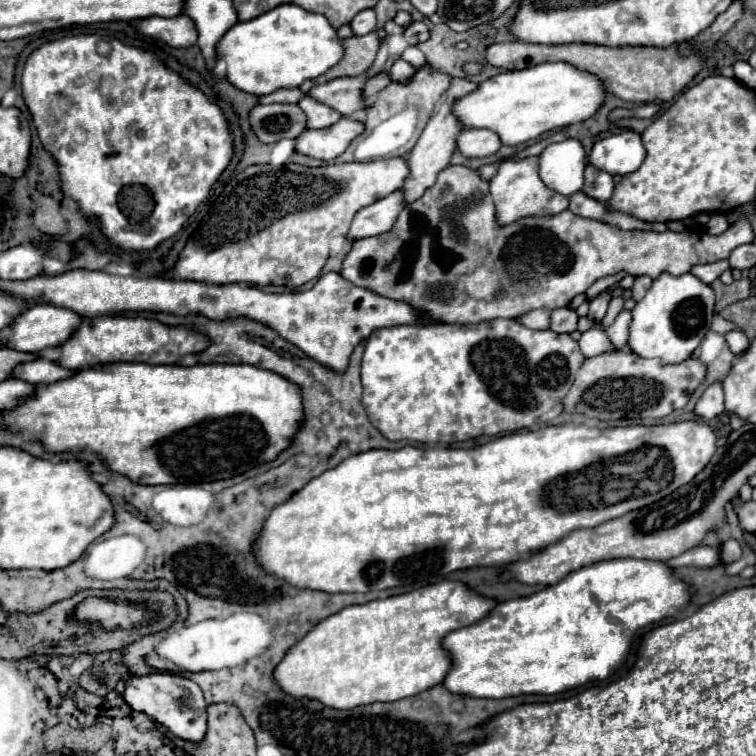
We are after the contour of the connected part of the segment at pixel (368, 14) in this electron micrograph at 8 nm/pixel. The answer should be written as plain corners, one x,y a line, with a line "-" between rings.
364,9
364,11
360,11
360,13
352,19
350,27
352,27
352,33
354,33
354,35
366,35
366,33
374,31
374,27
376,27
374,9

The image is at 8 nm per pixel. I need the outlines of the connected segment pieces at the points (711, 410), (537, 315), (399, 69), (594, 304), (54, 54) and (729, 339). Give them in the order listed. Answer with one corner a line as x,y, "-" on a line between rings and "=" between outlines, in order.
720,383
710,385
698,401
700,401
700,405
696,405
694,413
700,419
710,421
710,419
722,415
724,413
724,393
722,393
722,385
=
534,309
534,311
528,311
528,313
520,315
520,317
516,317
516,321
530,327
530,329
548,329
550,313
542,311
542,309
=
398,59
392,69
390,69
390,77
396,81
396,83
408,83
410,77
416,72
416,67
412,67
408,61
404,59
=
604,293
604,295
598,295
596,299
592,299
586,317
592,319
594,323
602,323
602,319
606,315
606,309
608,309
608,301
610,301
610,293
=
74,35
74,37
62,37
50,43
44,43
38,47
26,61
24,73
22,73
22,95
24,103
32,113
34,127
38,131
40,143
44,149
54,157
58,165
58,179
60,179
60,189
66,197
74,199
78,209
86,215
92,217
98,225
102,235
116,247
132,253
144,253
144,251
154,251
162,241
174,237
182,225
188,221
188,217
198,209
198,205
206,199
208,191
220,177
220,173
226,169
232,157
232,135
228,131
228,121
222,117
222,111
218,105
210,103
198,89
188,85
184,79
180,79
174,71
166,69
152,53
140,51
136,47
128,47
116,39
112,39
112,51
110,55
100,55
98,53
98,41
100,37
96,35
=
742,331
726,333
726,343
734,355
744,355
750,349
750,341

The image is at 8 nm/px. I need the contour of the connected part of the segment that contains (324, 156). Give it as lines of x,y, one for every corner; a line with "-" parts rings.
340,119
326,129
306,129
296,137
296,151
314,159
332,161
346,151
350,141
364,131
362,123

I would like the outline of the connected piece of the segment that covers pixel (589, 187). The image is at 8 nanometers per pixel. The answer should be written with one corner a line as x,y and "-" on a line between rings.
588,165
584,171
584,193
600,203
606,203
612,193
614,193
614,181
612,175
608,175
606,171
596,171
596,167

